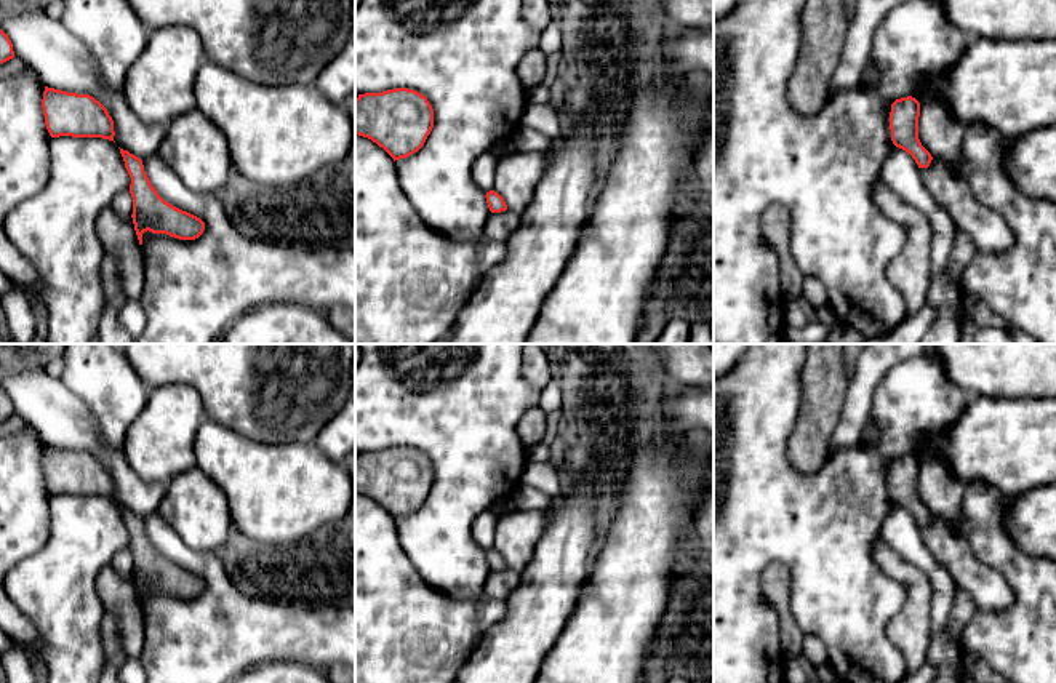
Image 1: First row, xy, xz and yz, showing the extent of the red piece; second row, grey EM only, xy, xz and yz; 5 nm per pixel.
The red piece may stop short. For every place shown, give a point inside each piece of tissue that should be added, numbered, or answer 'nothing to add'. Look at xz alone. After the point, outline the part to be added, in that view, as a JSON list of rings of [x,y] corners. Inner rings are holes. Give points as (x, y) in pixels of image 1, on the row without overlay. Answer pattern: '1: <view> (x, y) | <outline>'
nothing to add

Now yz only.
nothing to add

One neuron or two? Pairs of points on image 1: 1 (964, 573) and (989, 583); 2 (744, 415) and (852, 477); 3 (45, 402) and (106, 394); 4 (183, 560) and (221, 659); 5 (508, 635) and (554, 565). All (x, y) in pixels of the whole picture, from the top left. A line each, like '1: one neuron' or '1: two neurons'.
1: one neuron
2: one neuron
3: two neurons
4: one neuron
5: one neuron

